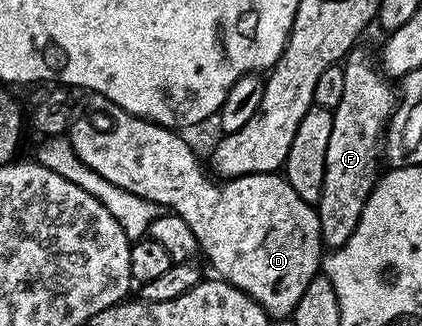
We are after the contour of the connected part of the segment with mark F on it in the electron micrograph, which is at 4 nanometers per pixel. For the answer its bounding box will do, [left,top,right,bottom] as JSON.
[316,51,396,250]

